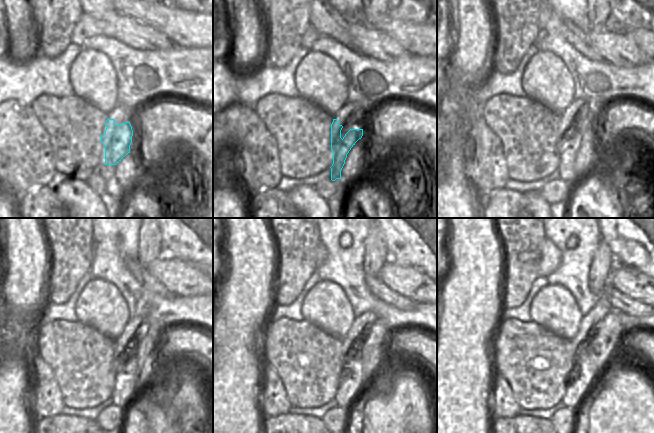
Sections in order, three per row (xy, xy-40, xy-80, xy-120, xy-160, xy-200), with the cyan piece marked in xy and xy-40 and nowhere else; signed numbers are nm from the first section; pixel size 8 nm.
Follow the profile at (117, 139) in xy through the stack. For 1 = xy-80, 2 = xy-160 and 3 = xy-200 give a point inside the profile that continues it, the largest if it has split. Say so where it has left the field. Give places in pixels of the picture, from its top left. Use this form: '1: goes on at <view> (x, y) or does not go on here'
1: goes on at xy-80 (567, 149)
2: goes on at xy-160 (351, 377)
3: goes on at xy-200 (584, 372)

